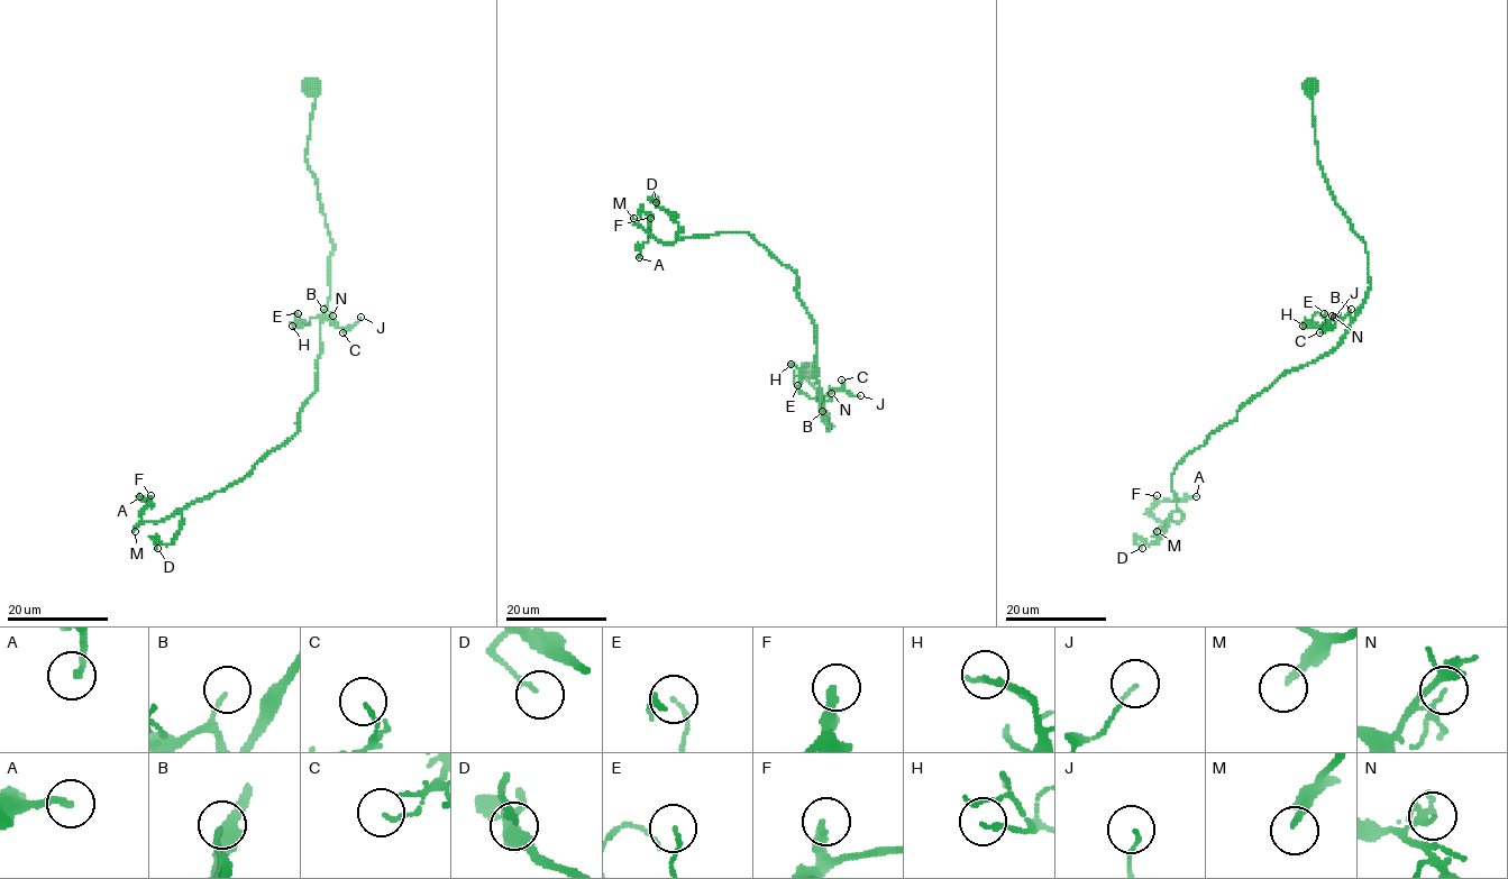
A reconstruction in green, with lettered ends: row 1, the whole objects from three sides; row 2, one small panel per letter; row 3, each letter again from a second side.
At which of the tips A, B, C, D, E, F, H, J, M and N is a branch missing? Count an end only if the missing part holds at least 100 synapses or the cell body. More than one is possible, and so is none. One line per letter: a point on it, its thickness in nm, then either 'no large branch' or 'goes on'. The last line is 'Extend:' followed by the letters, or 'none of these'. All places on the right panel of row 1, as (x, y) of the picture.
A: (1196, 496) | 200 nm | no large branch
B: (1351, 309) | 120 nm | no large branch
C: (1319, 332) | 120 nm | no large branch
D: (1142, 548) | 150 nm | no large branch
E: (1324, 313) | 110 nm | no large branch
F: (1157, 495) | 320 nm | no large branch
H: (1303, 326) | 140 nm | no large branch
J: (1334, 317) | 100 nm | no large branch
M: (1157, 531) | 200 nm | goes on
N: (1332, 316) | 90 nm | no large branch
Extend: M

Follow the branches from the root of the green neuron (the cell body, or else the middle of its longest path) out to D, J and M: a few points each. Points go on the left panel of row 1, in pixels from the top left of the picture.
D: (312, 88), (305, 159), (334, 244), (317, 388), (295, 432), (181, 510), (180, 532), (157, 548)
J: (312, 88), (314, 109), (305, 159), (334, 244), (329, 301), (322, 319), (323, 316), (349, 329), (360, 317)
M: (312, 88), (305, 159), (334, 244), (317, 388), (299, 412), (298, 430), (244, 478), (135, 531)

